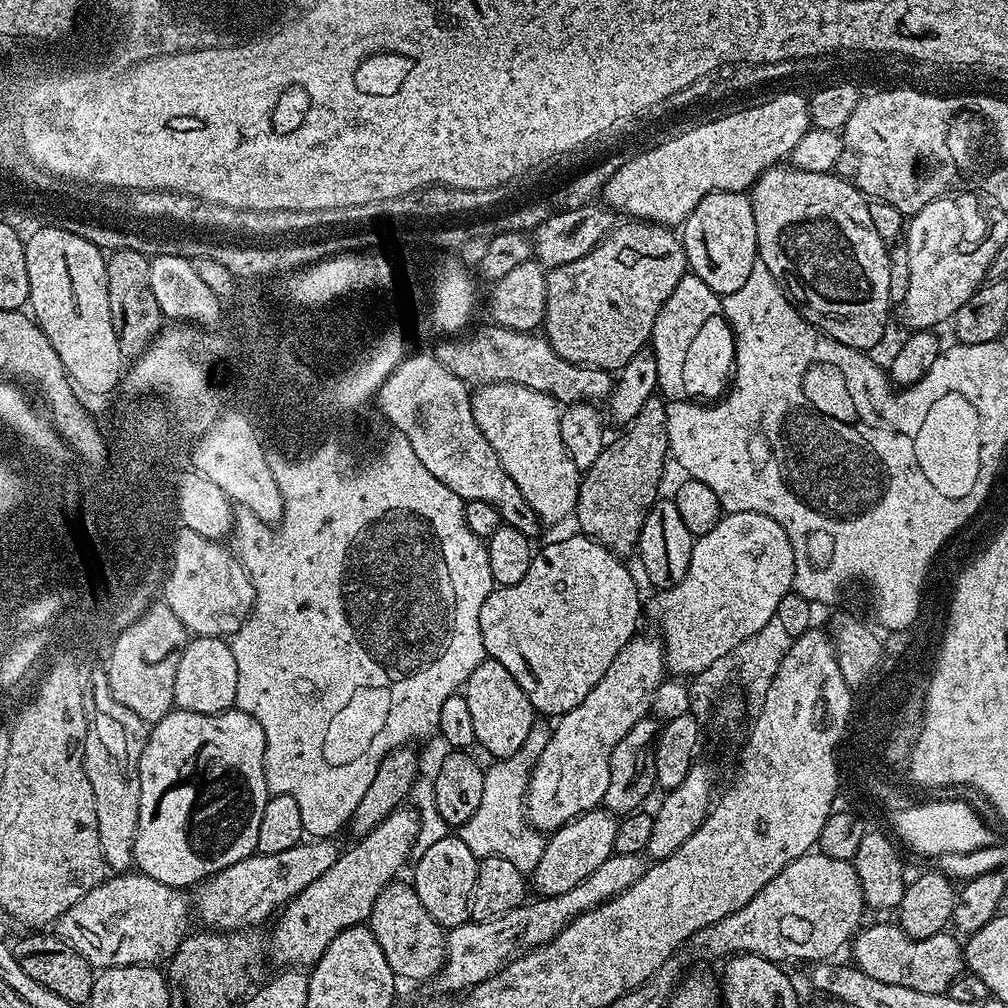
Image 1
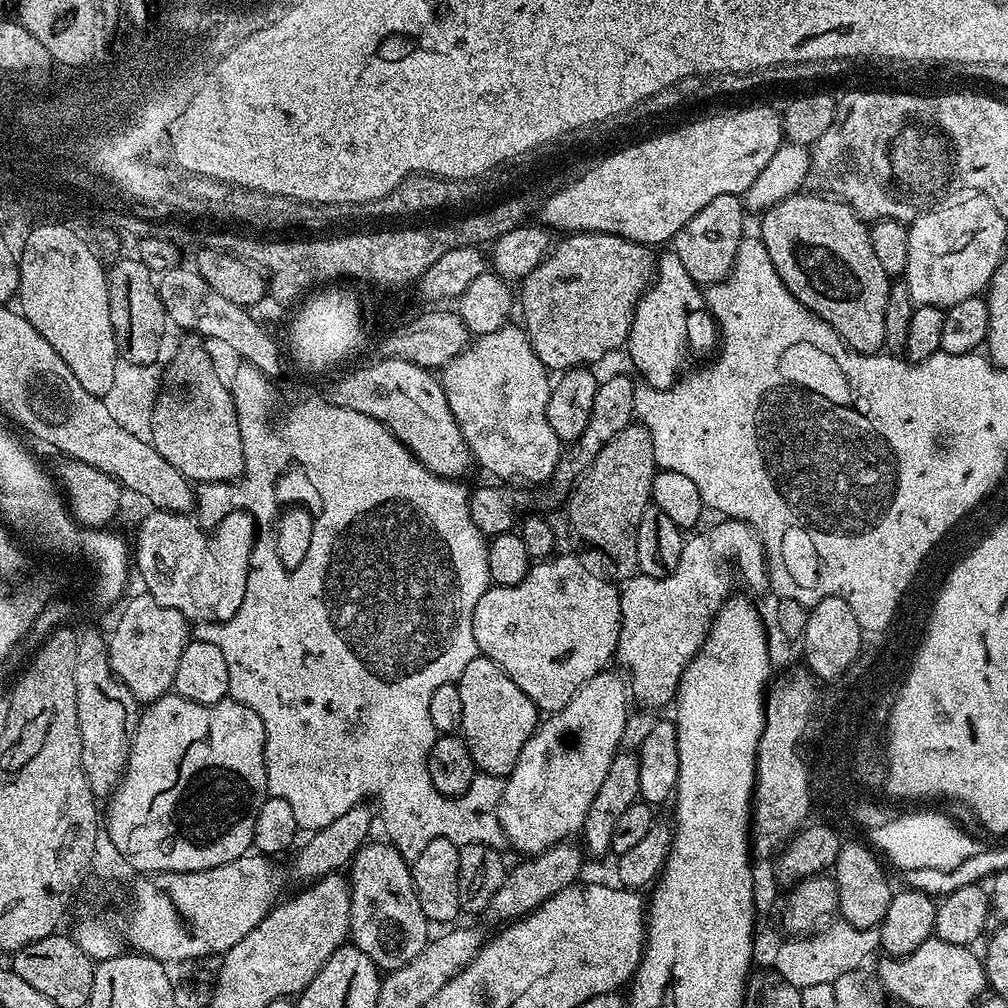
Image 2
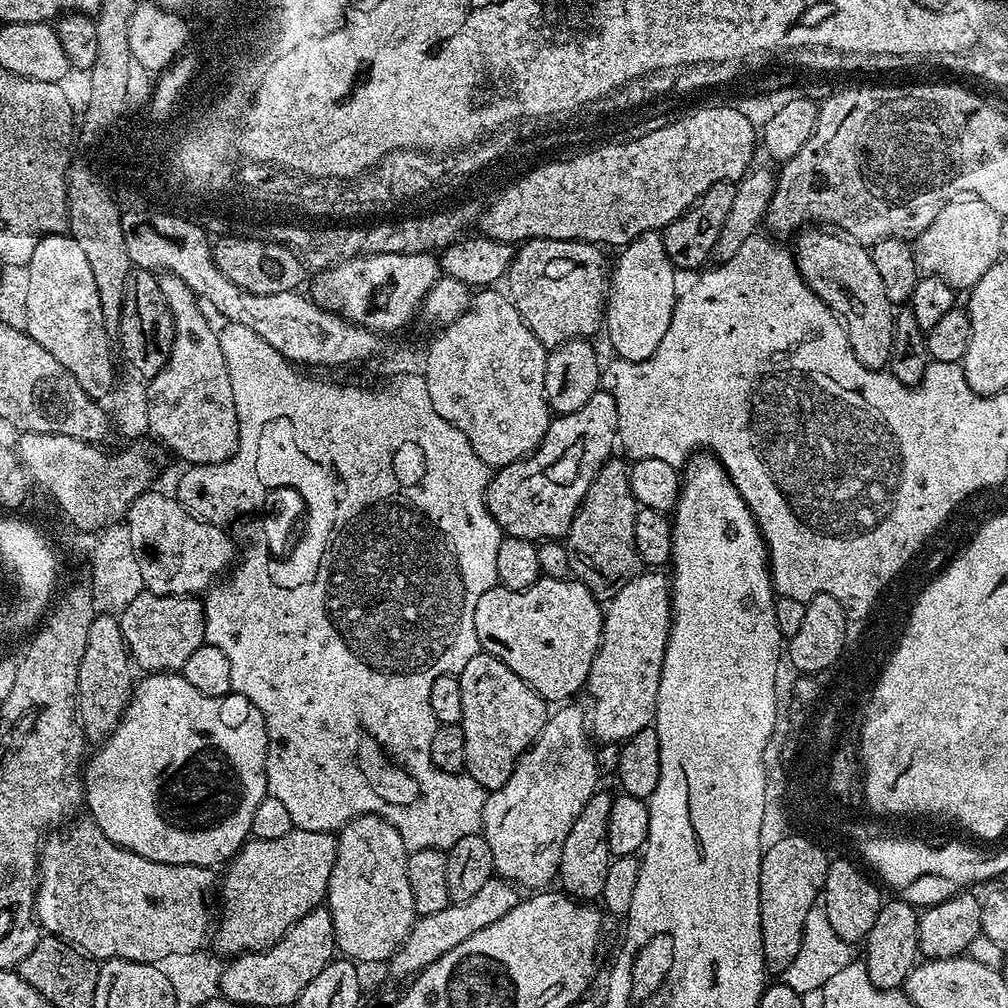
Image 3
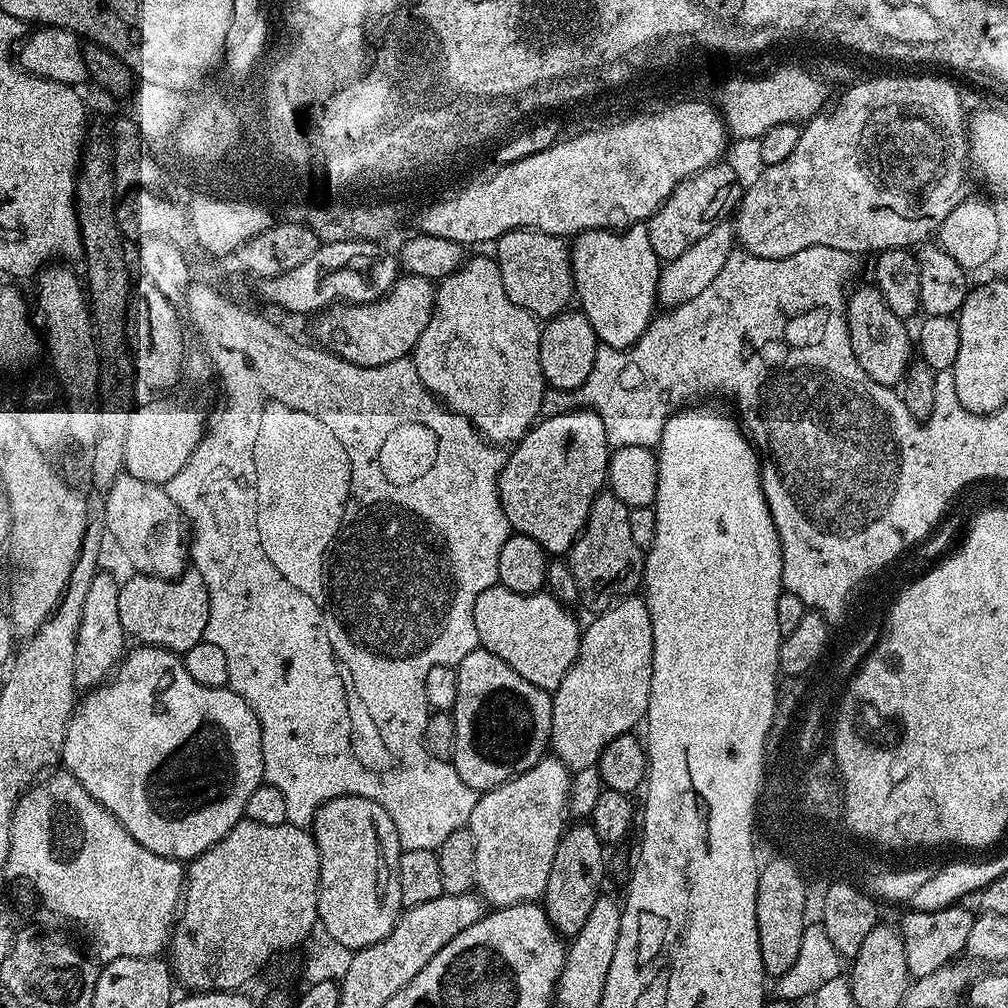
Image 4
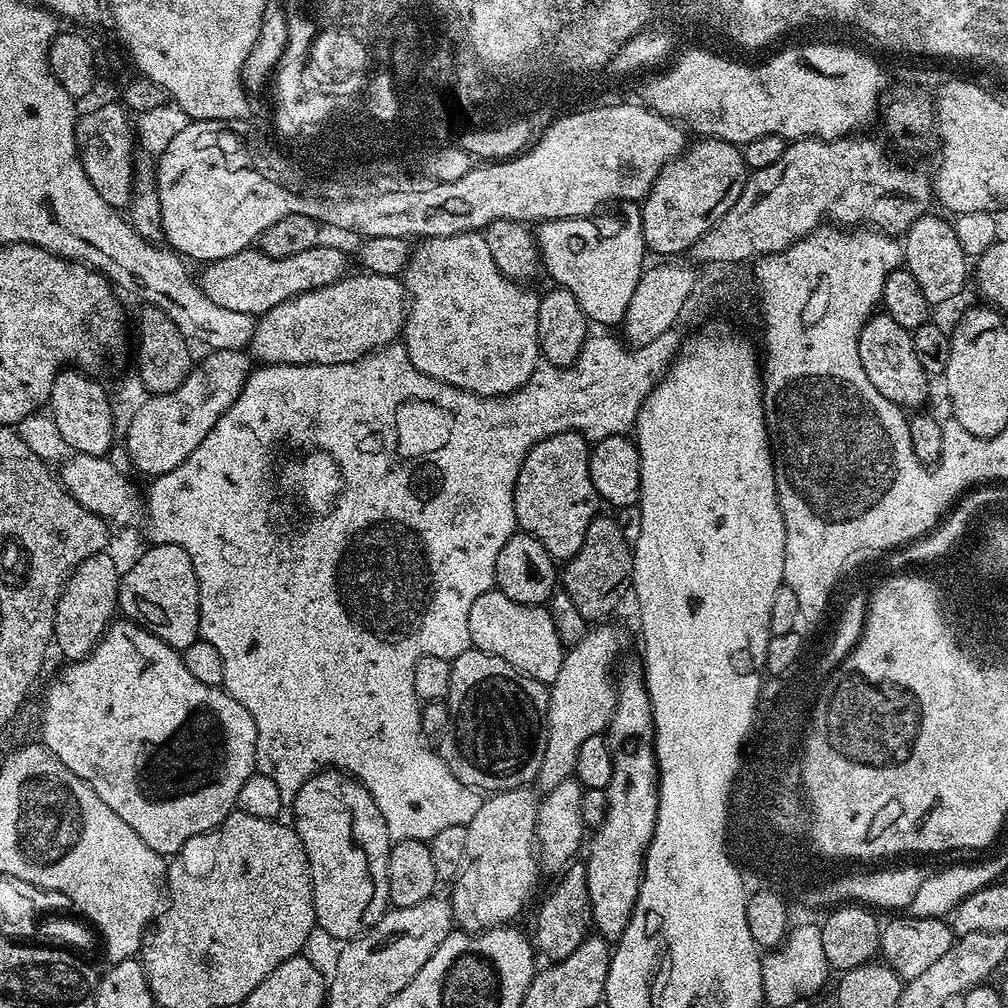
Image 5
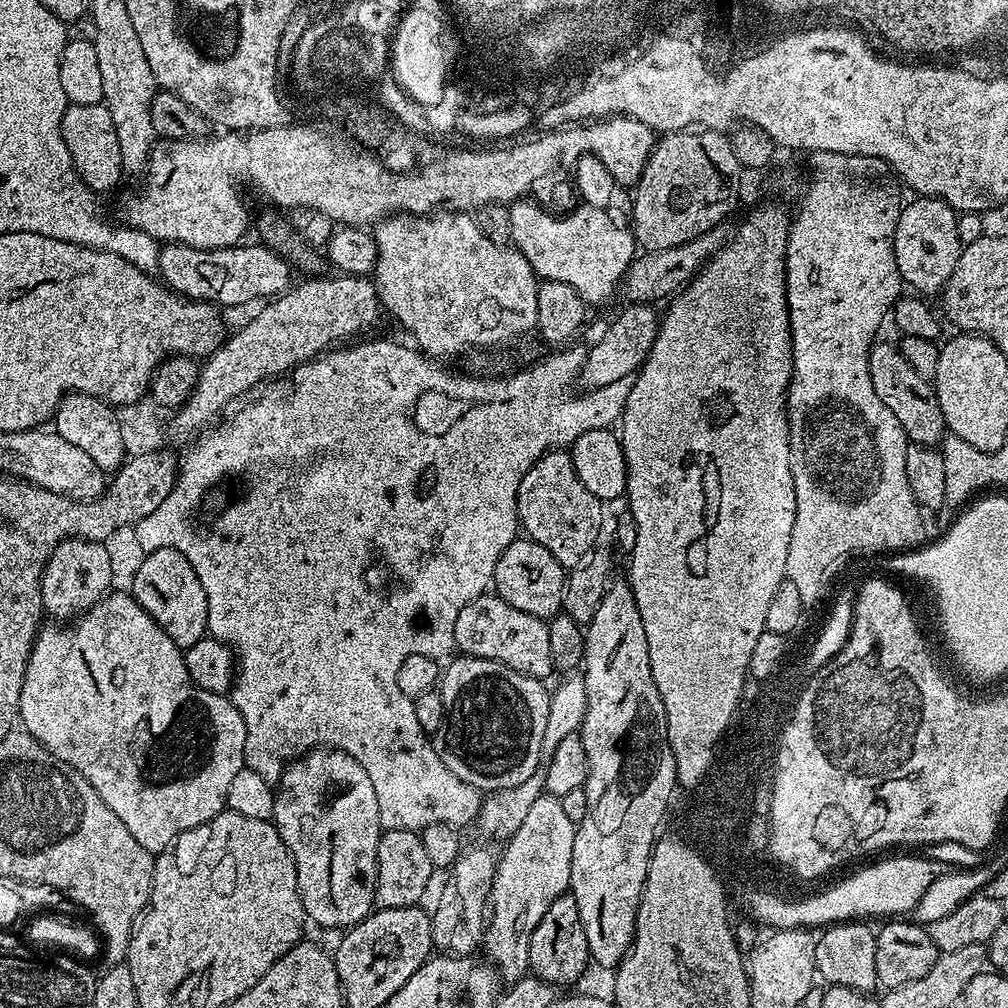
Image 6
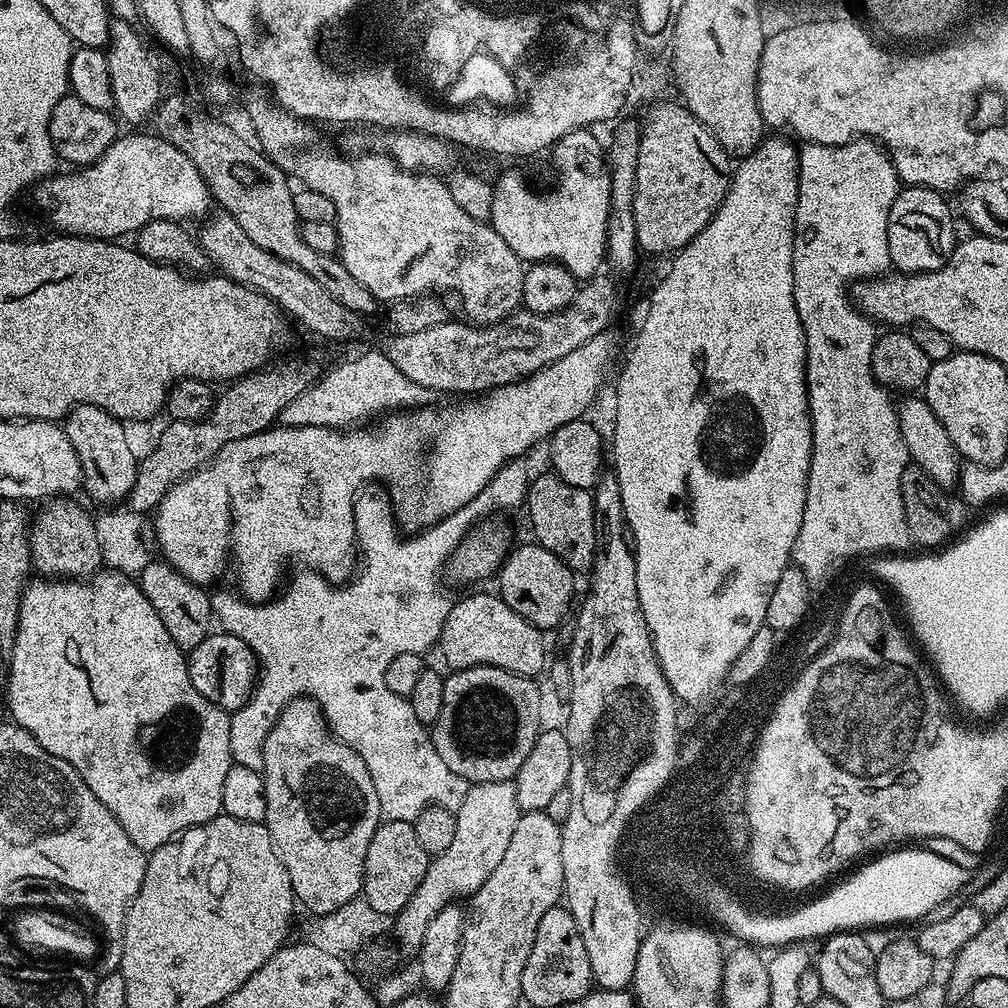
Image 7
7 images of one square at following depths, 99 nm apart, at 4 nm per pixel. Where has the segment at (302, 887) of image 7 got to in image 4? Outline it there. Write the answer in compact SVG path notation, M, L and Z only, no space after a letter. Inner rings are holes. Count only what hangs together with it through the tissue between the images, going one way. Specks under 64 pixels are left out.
M339 796L316 810L310 831L320 855L319 927L349 950L382 942L404 908L398 882L402 849L390 814L370 798Z

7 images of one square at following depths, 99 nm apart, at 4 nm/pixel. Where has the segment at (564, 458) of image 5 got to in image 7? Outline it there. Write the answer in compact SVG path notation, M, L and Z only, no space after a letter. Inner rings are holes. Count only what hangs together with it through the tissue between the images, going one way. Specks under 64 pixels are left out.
M547 474L531 481L526 497L528 520L532 523L535 543L554 554L573 573L591 569L596 557L596 531L594 530L594 502L587 488L570 486L561 476Z

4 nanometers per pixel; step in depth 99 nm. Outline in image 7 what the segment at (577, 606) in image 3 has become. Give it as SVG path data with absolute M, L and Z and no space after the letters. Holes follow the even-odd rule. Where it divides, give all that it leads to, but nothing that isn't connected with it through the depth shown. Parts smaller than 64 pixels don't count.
M476 592L457 599L442 626L438 652L444 655L449 669L473 668L479 664L501 668L519 676L536 678L545 671L544 640L536 628L522 614L510 610L499 594Z

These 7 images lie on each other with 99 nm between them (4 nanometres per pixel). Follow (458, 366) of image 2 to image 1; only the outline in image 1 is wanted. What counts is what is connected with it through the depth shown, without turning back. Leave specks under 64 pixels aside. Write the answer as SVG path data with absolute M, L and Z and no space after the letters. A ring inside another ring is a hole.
M482 384L471 393L474 421L485 435L494 454L501 460L502 468L514 480L526 502L537 512L545 525L556 524L573 515L580 489L581 469L569 460L562 446L560 433L560 413L558 401L538 390L530 390L517 384Z

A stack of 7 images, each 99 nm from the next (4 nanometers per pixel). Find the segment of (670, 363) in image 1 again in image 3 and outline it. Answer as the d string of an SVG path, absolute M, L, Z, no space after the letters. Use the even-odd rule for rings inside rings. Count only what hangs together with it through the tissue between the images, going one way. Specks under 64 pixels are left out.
M659 231L647 232L619 249L620 257L611 265L606 280L603 327L617 357L637 364L648 360L670 326L678 295L677 269L666 254L664 237Z

